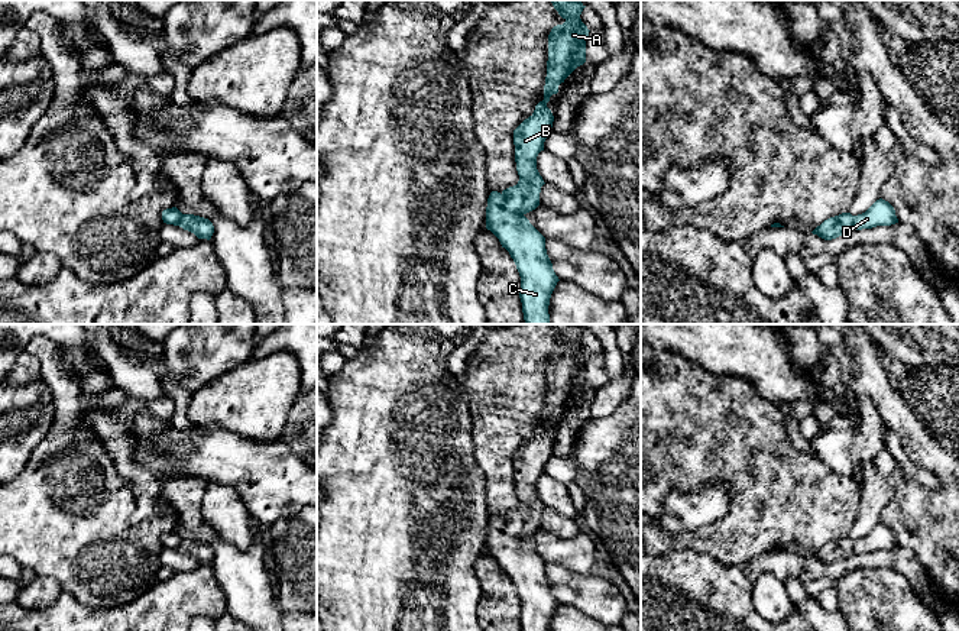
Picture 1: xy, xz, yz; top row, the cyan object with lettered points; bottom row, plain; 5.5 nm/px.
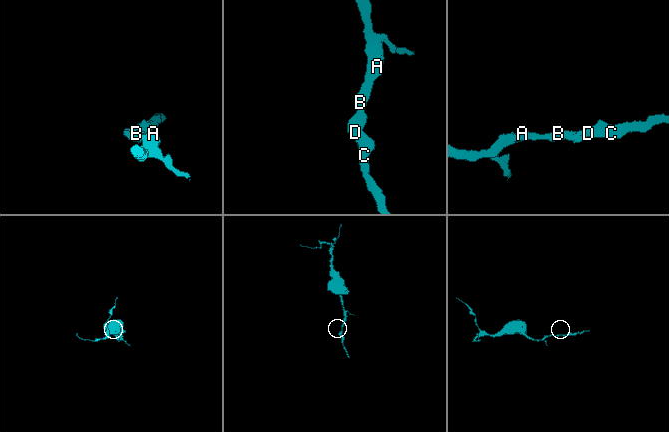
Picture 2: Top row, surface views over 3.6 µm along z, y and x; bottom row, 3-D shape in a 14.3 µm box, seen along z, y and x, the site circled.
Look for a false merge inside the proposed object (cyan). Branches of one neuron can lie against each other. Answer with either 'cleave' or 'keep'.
keep

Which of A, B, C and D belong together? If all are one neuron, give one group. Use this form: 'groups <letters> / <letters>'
groups A B C D

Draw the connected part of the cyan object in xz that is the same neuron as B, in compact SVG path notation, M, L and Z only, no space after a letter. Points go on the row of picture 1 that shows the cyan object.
M580 0L550 1L566 22L554 26L548 35L544 100L513 130L519 181L502 192L492 191L486 207L486 229L509 252L519 272L525 324L550 324L550 298L560 281L547 255L545 237L525 217L540 206L541 187L545 184L537 169L537 156L544 151L554 122L547 103L558 93L558 85L586 62L590 32L580 19L586 7Z

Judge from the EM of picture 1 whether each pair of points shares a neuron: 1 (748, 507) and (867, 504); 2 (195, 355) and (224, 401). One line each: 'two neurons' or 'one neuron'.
1: two neurons
2: two neurons

